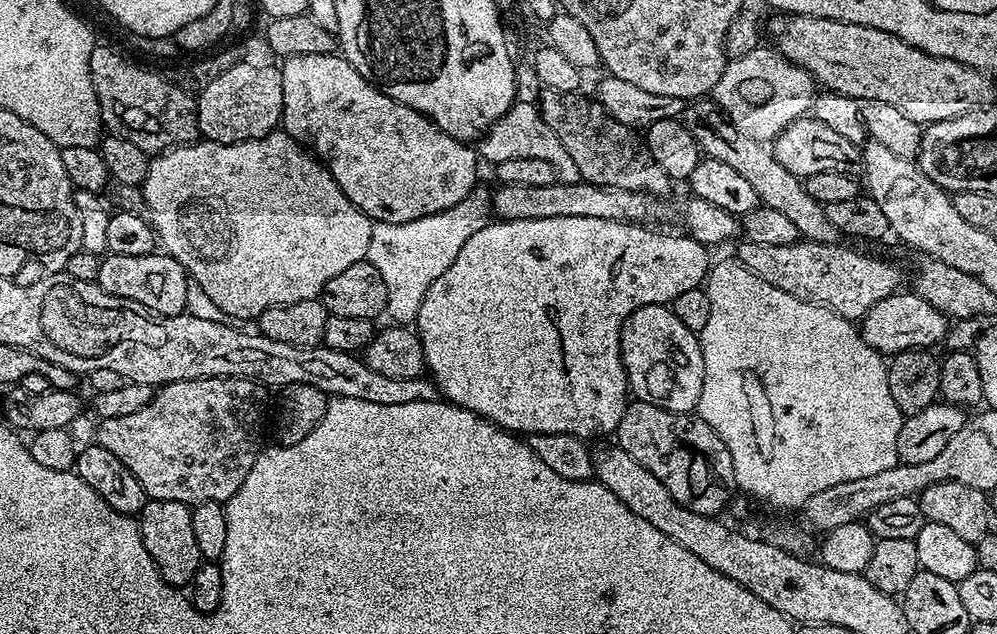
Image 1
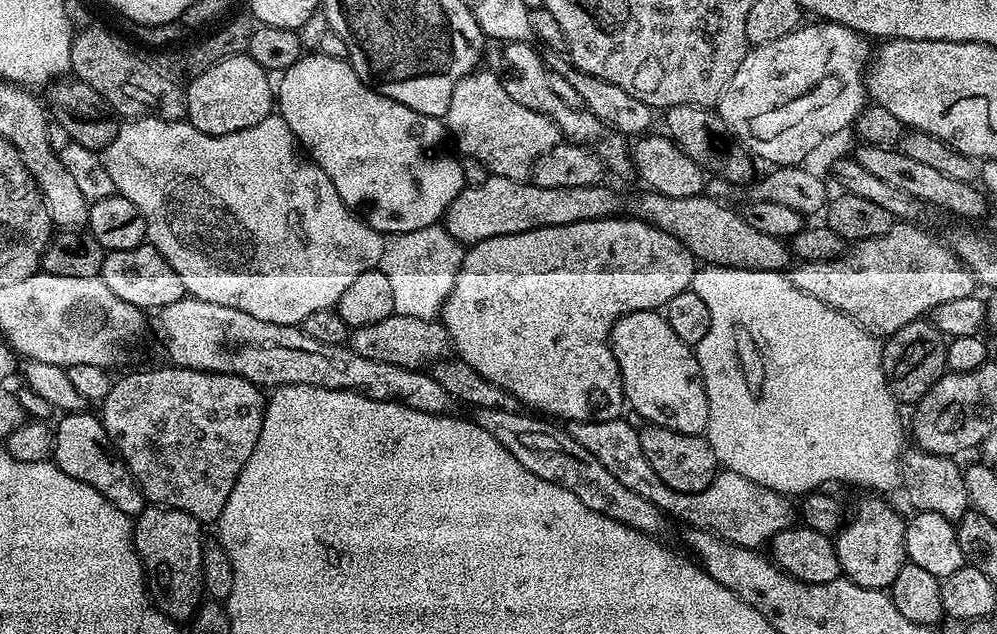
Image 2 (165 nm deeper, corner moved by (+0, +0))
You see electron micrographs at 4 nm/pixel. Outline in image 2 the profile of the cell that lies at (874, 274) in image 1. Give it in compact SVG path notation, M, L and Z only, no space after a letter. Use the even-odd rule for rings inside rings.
M896 222L882 238L861 240L853 252L845 251L837 260L797 263L787 273L787 283L846 314L870 335L893 336L902 326L932 313L944 302L966 298L978 288L975 274L956 257L955 251L920 227L924 226Z

